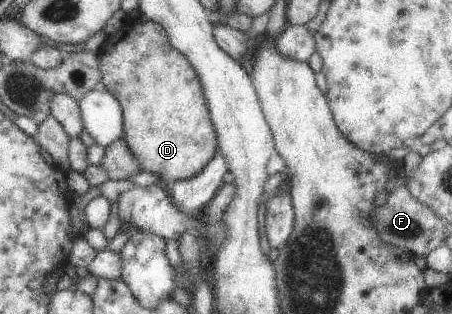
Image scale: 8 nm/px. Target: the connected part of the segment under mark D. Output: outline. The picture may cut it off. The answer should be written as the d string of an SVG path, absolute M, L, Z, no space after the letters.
M139 18L127 19L117 32L107 36L98 56L101 86L120 104L123 118L123 136L127 150L137 162L139 171L157 176L166 189L177 182L199 174L216 152L216 136L209 120L207 106L197 72L189 60L172 49L165 31L159 24Z

